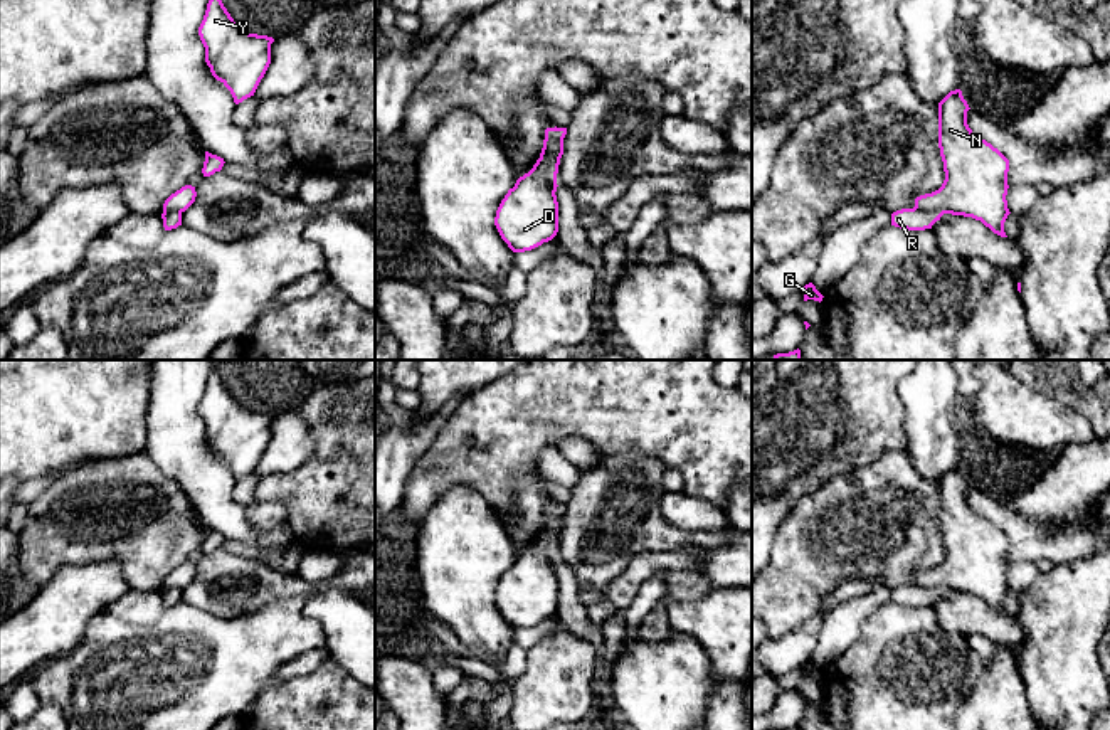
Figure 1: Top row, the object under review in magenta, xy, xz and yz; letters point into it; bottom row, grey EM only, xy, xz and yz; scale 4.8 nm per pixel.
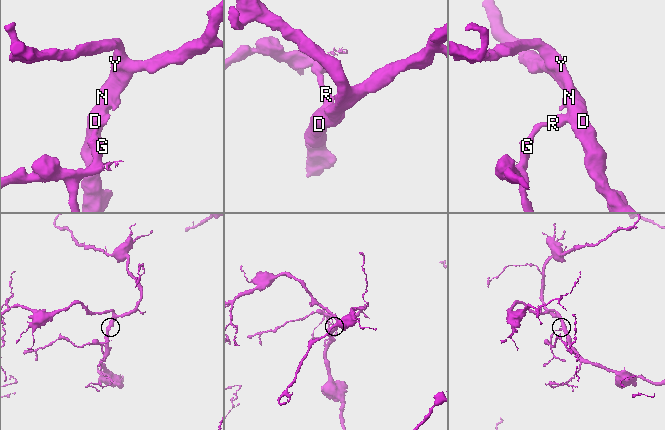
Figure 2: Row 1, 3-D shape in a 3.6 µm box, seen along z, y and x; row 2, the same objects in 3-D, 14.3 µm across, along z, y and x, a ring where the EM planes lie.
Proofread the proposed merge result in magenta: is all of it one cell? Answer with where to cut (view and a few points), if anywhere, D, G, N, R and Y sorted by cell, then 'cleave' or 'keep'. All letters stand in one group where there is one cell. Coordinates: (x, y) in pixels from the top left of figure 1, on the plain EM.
xz (562, 517), (550, 534), (540, 532) | D N Y / G R | cleave

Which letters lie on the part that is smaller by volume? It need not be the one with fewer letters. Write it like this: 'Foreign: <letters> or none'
Foreign: G, R

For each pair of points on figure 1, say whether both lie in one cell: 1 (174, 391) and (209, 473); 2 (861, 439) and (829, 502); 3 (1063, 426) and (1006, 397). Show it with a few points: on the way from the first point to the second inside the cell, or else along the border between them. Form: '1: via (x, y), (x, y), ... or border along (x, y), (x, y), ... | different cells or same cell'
1: via (174, 411), (177, 441), (189, 453) | same cell
2: border along (878, 458), (865, 466), (836, 475), (808, 493) | different cells
3: via (1050, 426), (1020, 411) | same cell

